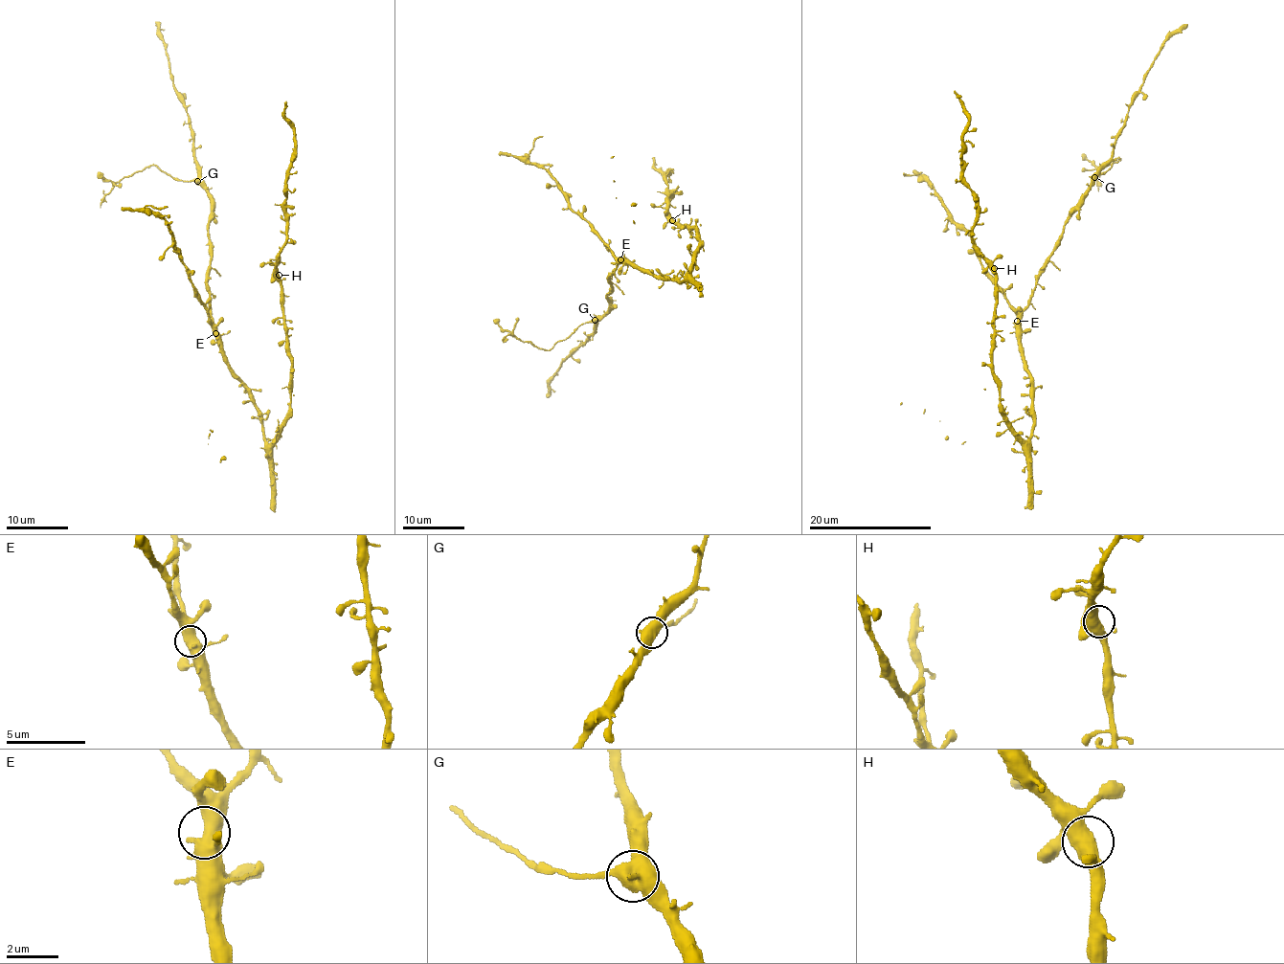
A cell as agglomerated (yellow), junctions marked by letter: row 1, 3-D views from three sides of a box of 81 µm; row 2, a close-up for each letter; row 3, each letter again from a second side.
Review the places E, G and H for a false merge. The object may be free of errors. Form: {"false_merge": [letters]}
{"false_merge": ["G"]}

